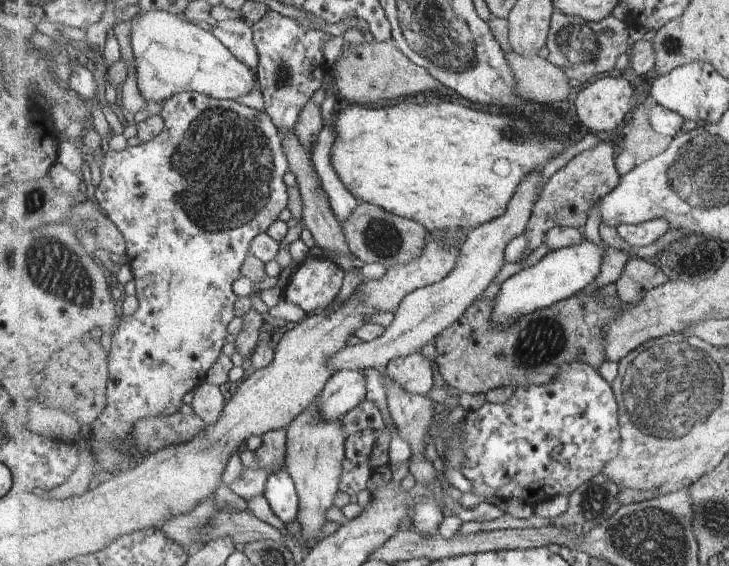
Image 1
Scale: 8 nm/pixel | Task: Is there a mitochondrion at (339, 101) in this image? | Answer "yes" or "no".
no

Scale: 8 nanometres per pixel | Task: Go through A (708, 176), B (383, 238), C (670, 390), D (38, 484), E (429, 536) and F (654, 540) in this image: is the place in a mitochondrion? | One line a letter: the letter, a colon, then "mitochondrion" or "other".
A: mitochondrion
B: mitochondrion
C: mitochondrion
D: other
E: other
F: mitochondrion

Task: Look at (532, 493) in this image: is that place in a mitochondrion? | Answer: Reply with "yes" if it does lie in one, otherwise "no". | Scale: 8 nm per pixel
no

